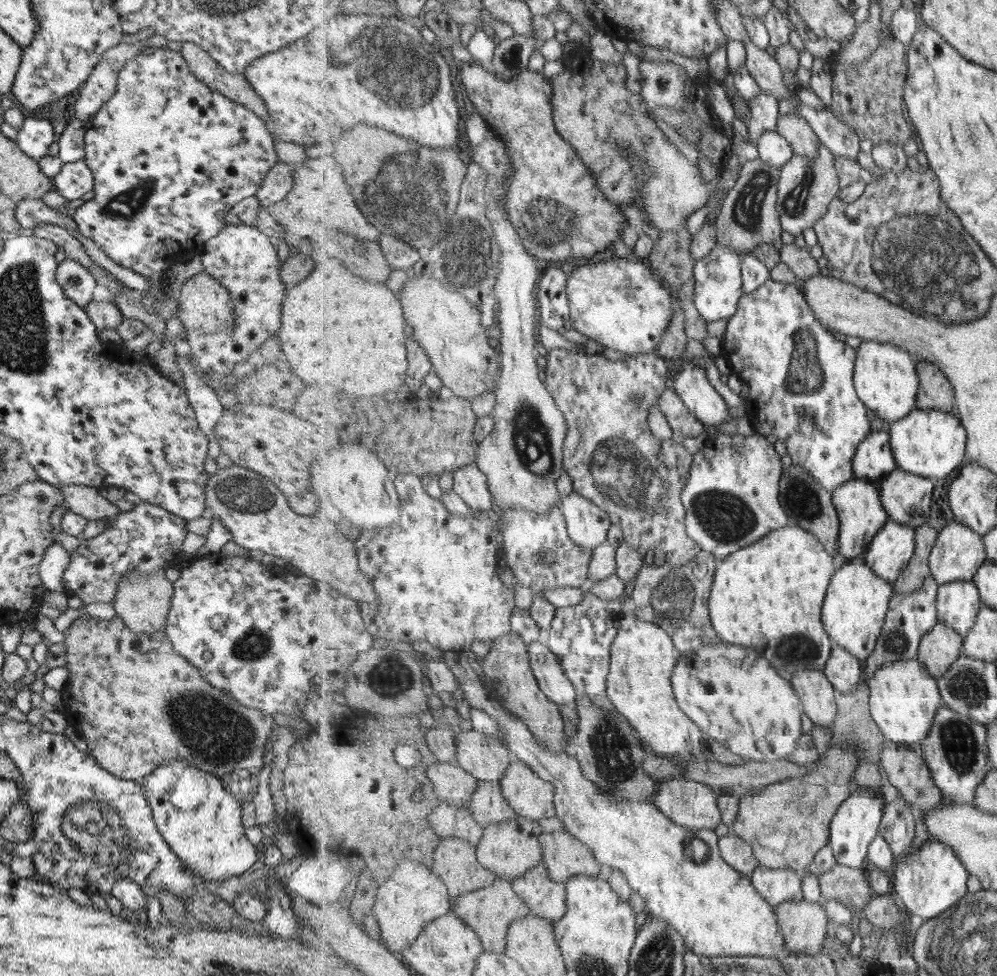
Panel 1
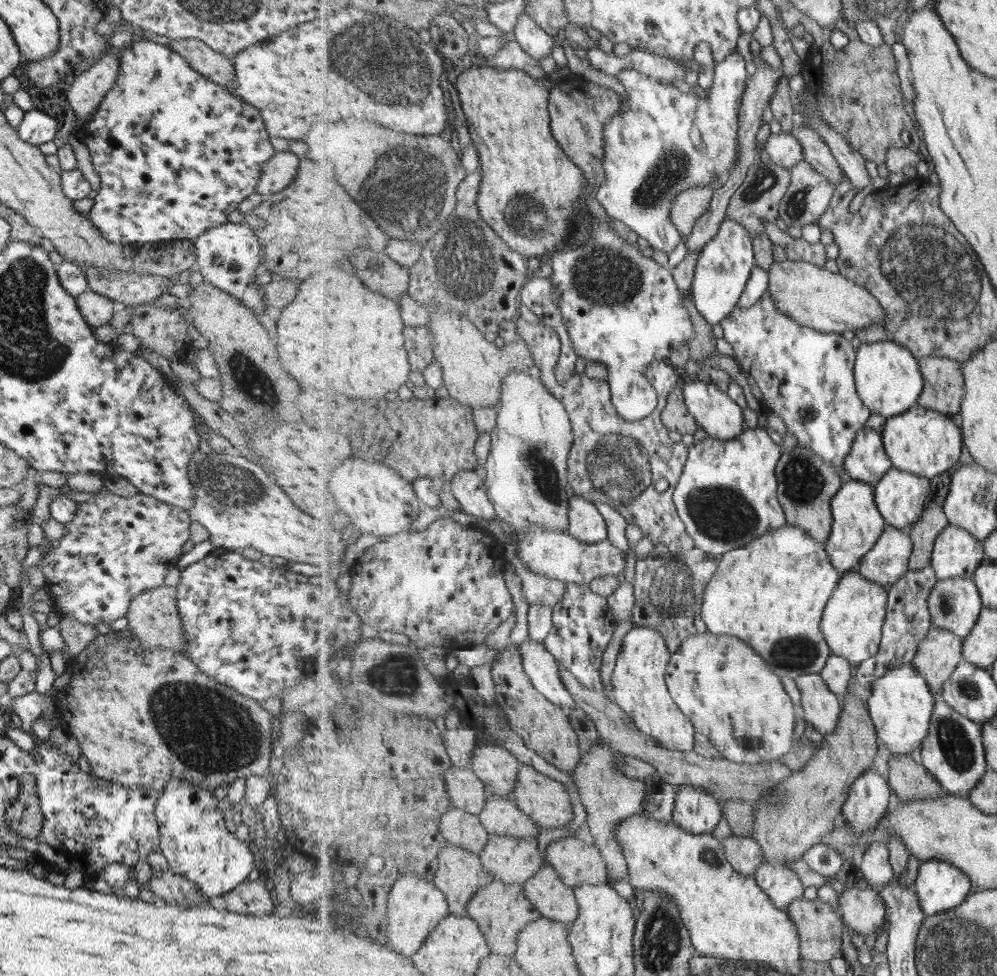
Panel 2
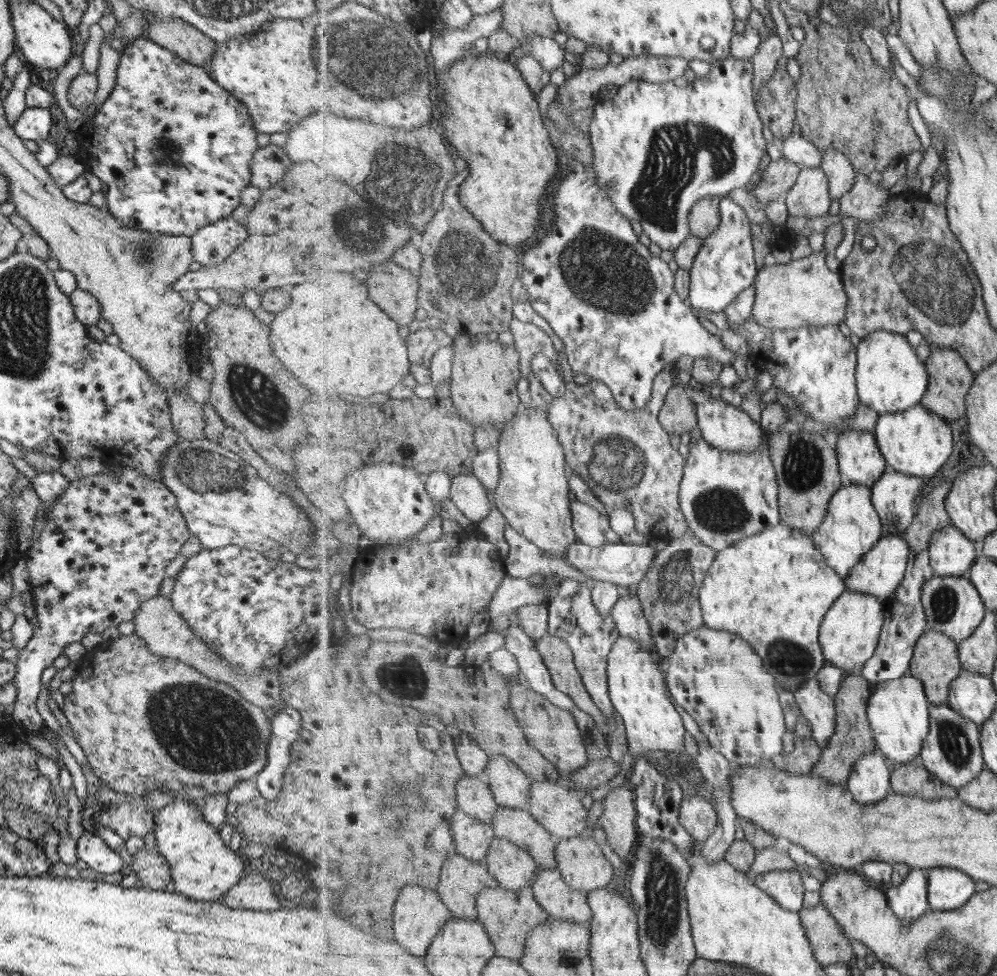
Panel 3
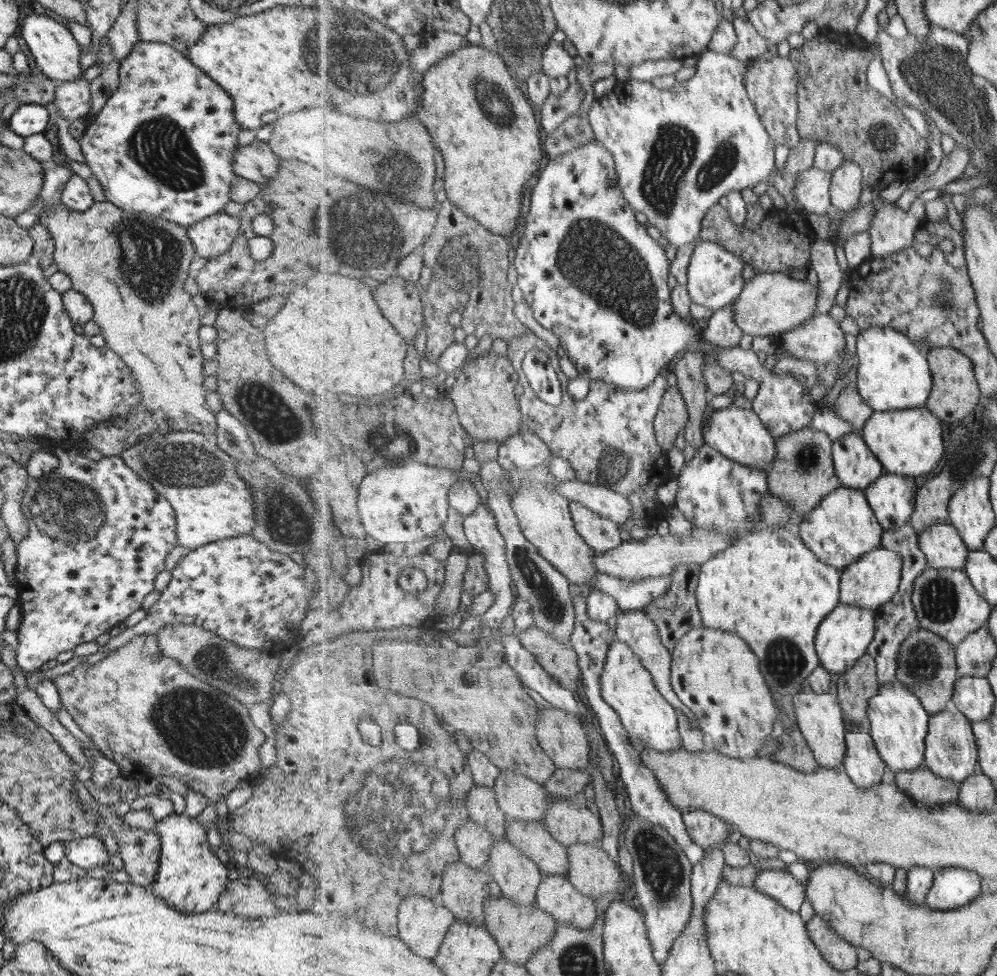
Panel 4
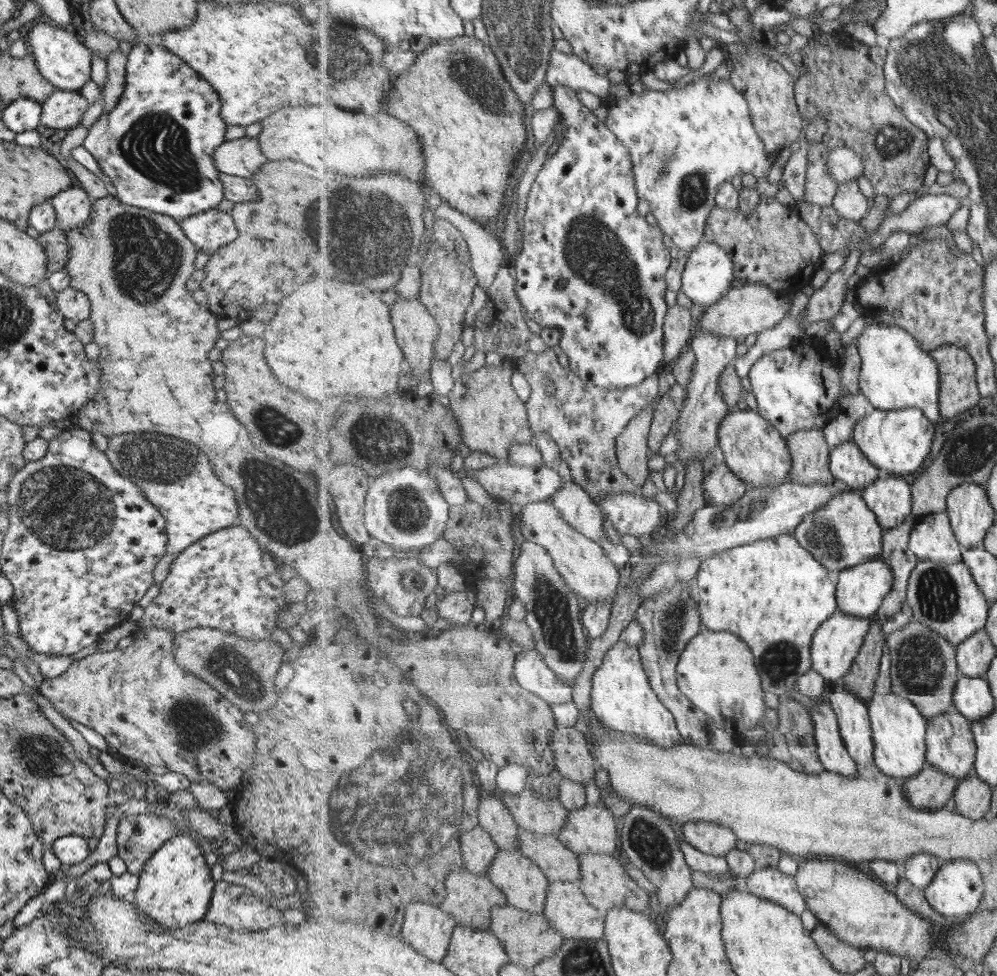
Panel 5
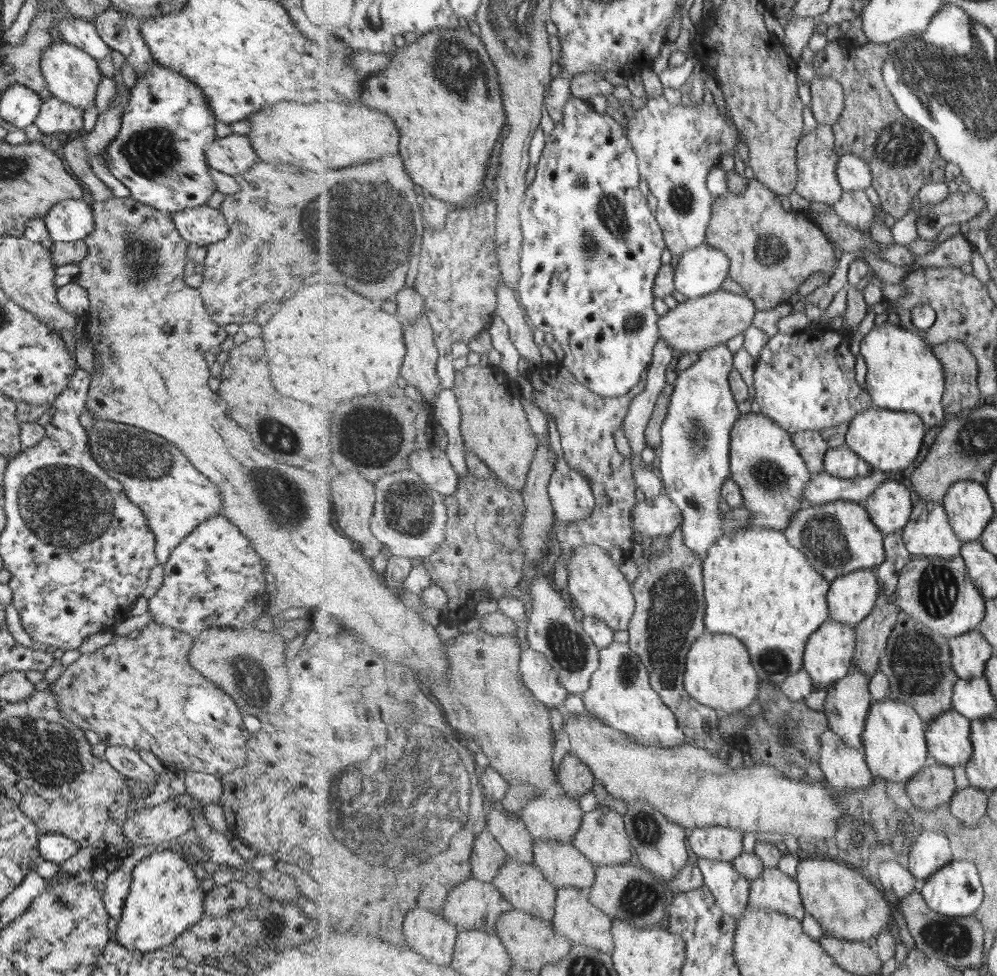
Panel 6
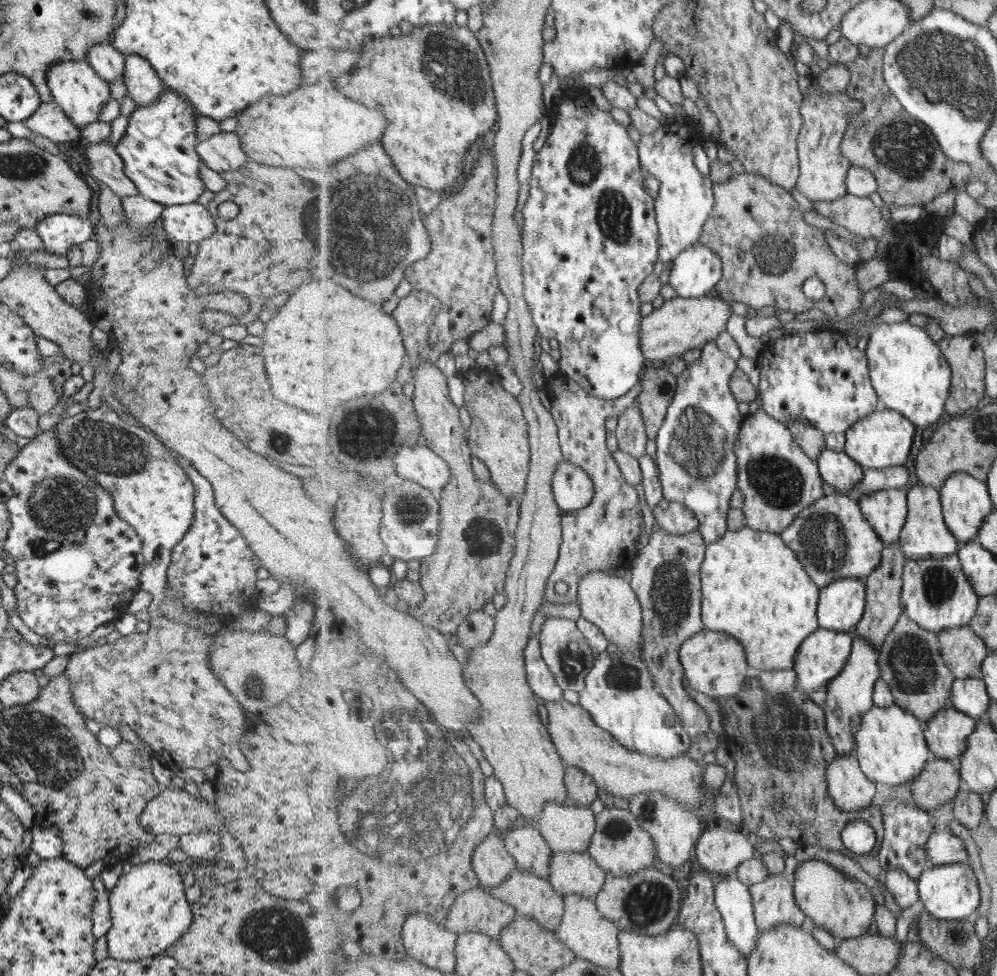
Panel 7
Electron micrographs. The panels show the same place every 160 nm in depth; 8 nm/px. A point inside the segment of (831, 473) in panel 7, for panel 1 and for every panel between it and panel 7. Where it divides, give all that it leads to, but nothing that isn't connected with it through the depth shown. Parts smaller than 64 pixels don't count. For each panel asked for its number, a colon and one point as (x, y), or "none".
1: (875, 459)
2: (868, 461)
3: (862, 462)
4: (857, 466)
5: (849, 464)
6: (842, 461)

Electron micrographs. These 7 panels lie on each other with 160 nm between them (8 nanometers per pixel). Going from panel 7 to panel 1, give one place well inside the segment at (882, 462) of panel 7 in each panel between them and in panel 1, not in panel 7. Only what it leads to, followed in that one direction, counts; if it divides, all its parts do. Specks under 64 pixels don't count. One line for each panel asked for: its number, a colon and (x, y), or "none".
1: (931, 443)
2: (925, 442)
3: (918, 442)
4: (909, 442)
5: (898, 441)
6: (890, 440)

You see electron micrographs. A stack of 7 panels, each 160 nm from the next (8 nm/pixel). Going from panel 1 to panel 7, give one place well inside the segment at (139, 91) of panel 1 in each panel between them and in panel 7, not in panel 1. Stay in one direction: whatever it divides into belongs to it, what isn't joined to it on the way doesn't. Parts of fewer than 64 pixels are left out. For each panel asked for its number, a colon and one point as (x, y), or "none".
2: (175, 153)
3: (171, 148)
4: (163, 143)
5: (155, 146)
6: (157, 154)
7: (157, 151)

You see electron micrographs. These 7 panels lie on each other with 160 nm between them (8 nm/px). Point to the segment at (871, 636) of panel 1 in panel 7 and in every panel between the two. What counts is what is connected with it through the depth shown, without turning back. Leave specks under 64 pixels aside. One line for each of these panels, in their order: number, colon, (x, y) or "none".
2: (852, 622)
3: (850, 634)
4: (845, 636)
5: (838, 642)
6: (829, 657)
7: (823, 655)

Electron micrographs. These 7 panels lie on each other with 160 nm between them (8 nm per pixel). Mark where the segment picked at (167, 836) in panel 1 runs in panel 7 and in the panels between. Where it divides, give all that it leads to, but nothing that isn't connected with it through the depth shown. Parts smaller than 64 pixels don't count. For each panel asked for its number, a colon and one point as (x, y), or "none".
2: (193, 839)
3: (202, 868)
4: (190, 878)
5: (174, 888)
6: (164, 898)
7: (148, 911)

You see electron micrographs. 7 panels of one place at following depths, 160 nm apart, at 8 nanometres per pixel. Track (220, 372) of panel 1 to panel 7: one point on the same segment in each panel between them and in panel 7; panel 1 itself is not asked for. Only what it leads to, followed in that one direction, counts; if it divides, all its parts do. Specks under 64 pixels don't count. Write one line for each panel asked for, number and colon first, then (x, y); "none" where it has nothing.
2: (228, 256)
3: (211, 244)
4: (213, 235)
5: (208, 230)
6: (202, 225)
7: (191, 222)

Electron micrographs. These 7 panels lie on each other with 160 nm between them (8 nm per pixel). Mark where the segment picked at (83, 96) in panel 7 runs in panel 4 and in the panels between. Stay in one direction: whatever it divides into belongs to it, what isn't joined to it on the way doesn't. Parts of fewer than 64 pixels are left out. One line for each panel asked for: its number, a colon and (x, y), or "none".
4: (55, 52)
5: (60, 59)
6: (71, 75)

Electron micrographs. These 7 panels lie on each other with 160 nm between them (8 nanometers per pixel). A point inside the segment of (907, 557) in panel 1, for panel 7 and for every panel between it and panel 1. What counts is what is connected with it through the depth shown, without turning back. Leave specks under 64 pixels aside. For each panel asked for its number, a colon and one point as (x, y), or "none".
2: (889, 560)
3: (881, 571)
4: (871, 582)
5: (862, 589)
6: (852, 598)
7: (842, 606)

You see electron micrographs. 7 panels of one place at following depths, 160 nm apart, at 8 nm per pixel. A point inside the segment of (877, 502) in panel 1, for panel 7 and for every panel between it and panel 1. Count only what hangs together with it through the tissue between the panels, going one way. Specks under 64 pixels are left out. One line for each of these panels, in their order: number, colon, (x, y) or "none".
2: (858, 523)
3: (852, 527)
4: (843, 528)
5: (845, 532)
6: (839, 538)
7: (834, 540)

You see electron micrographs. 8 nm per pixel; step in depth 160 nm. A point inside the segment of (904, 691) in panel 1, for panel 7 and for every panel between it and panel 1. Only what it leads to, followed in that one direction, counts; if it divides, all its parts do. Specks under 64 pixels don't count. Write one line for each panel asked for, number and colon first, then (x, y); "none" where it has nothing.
2: (902, 704)
3: (899, 711)
4: (899, 723)
5: (899, 728)
6: (895, 743)
7: (892, 748)

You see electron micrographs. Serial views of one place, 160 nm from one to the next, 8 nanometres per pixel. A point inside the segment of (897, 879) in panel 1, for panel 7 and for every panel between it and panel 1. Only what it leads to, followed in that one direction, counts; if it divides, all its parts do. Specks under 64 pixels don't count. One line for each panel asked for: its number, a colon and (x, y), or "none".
2: (940, 886)
3: (949, 889)
4: (954, 887)
5: (957, 889)
6: (955, 890)
7: (948, 892)

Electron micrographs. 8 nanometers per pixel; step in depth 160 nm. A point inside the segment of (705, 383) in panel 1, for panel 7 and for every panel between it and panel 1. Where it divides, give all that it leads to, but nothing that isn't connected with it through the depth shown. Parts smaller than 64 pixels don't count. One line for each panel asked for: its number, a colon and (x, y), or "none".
2: (718, 414)
3: (724, 426)
4: (738, 433)
5: (754, 449)
6: (765, 462)
7: (778, 480)

